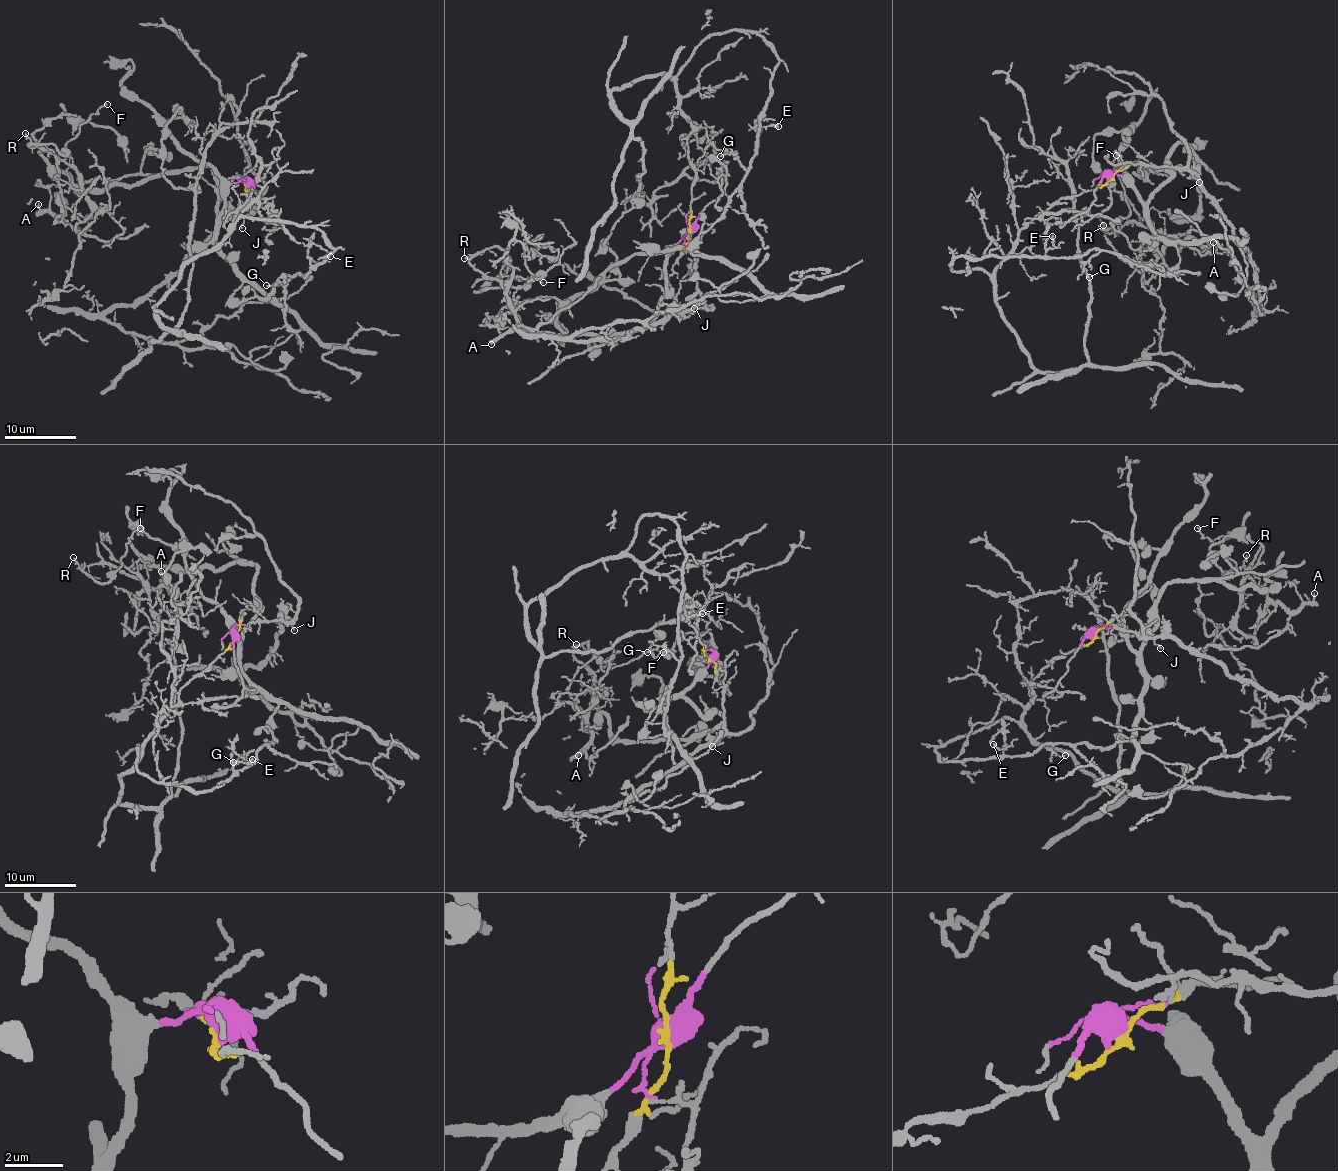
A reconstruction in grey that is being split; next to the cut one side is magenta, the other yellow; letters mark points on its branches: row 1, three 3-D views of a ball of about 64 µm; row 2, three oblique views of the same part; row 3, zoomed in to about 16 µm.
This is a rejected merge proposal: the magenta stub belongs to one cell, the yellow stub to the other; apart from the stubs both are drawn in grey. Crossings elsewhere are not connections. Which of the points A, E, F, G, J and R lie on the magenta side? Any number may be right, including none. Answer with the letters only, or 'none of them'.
A, F, J, R

